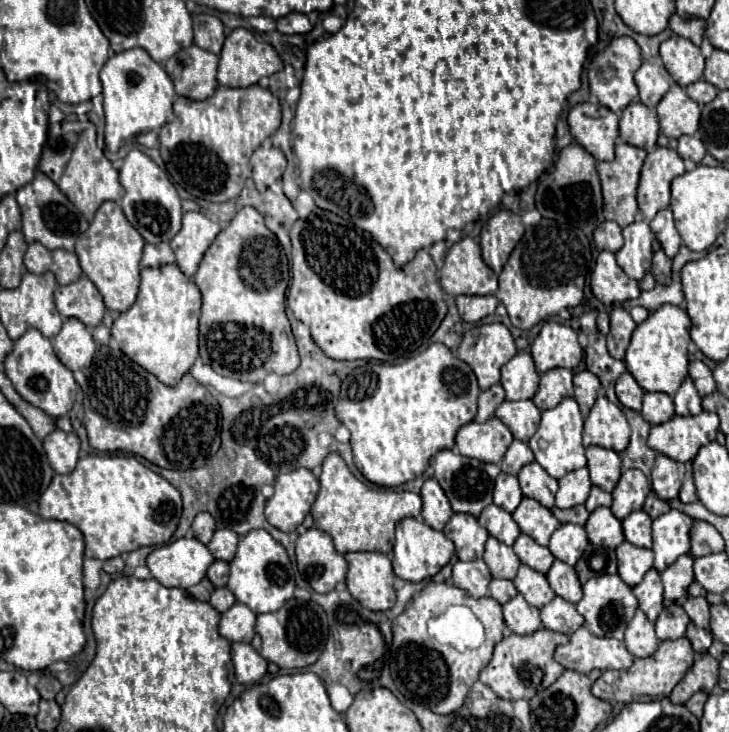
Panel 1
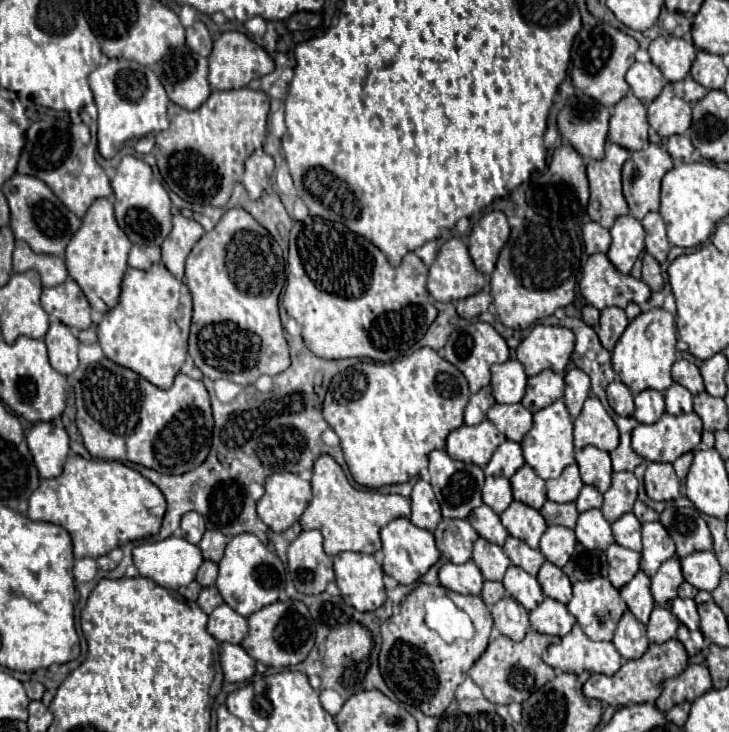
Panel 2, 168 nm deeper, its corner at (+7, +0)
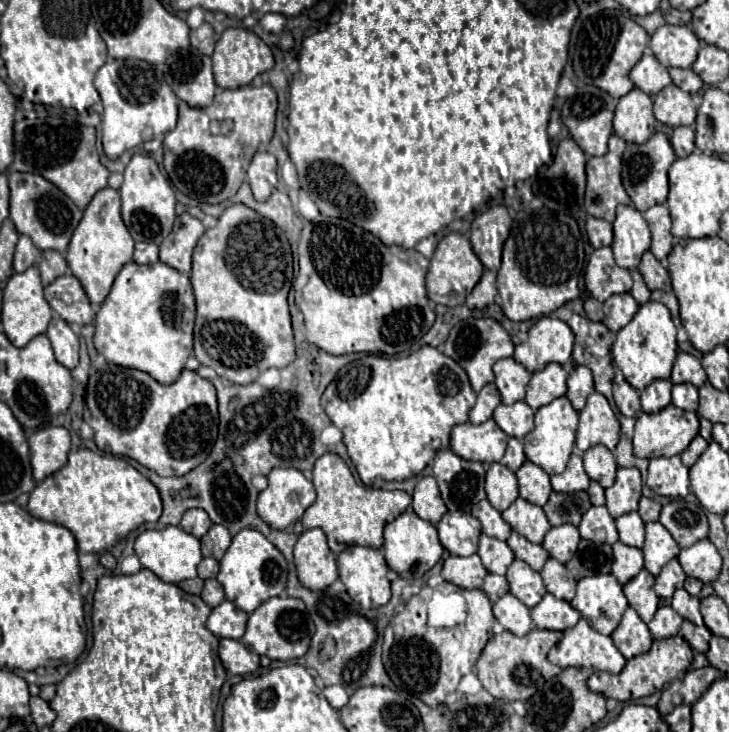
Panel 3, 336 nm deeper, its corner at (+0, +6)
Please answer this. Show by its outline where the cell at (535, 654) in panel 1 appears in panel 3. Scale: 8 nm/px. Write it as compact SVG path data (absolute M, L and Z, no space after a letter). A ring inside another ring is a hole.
M532 629L528 635L518 637L510 631L504 631L500 635L494 635L488 645L484 647L480 659L476 661L476 675L482 681L484 689L492 693L496 699L502 701L526 701L530 699L548 679L558 675L562 669L558 665L552 665L548 661L548 651L554 643L558 643L562 637L560 631L542 631Z

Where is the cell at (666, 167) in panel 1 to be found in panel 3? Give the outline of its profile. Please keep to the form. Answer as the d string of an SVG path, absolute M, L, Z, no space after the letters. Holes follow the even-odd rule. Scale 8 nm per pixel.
M654 133L644 145L628 143L624 159L622 159L622 183L632 203L640 213L650 209L652 205L666 203L668 197L668 169L676 161L674 149L664 133Z

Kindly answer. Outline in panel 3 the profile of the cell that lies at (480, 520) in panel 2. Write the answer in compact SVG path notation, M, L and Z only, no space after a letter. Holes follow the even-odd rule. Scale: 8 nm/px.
M488 499L480 501L480 505L474 505L472 515L478 517L478 521L482 523L482 531L490 537L496 537L500 541L506 541L510 537L510 525L502 519L500 511L496 511Z

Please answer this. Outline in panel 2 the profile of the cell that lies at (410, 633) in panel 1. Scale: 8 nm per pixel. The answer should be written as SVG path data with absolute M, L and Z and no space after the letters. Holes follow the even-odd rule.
M419 583L405 597L401 611L397 615L393 615L391 619L387 619L385 623L381 623L383 645L379 651L379 669L381 669L381 675L387 683L387 687L395 693L395 697L401 703L413 705L413 707L421 709L425 715L441 715L453 701L457 685L461 685L465 681L471 665L487 649L491 627L493 627L493 617L481 597L453 593L441 585ZM435 595L449 595L451 601L471 617L473 627L475 627L473 639L447 645L435 631L431 631L425 625L423 603Z

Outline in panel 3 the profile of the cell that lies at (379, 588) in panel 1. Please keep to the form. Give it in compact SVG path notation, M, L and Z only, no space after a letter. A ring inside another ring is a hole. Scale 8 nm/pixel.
M348 547L338 555L340 579L348 595L364 609L378 609L390 601L386 559L374 547Z

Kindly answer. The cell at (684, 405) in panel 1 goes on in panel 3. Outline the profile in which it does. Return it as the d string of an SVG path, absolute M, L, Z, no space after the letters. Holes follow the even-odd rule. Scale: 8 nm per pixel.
M680 383L672 387L672 403L684 411L696 411L698 407L698 389L690 383Z

